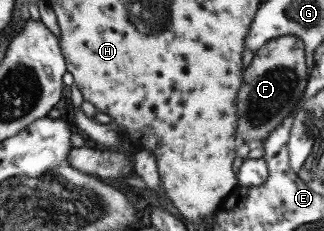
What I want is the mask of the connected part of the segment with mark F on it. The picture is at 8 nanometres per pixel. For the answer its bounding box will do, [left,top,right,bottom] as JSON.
[235,35,307,144]

